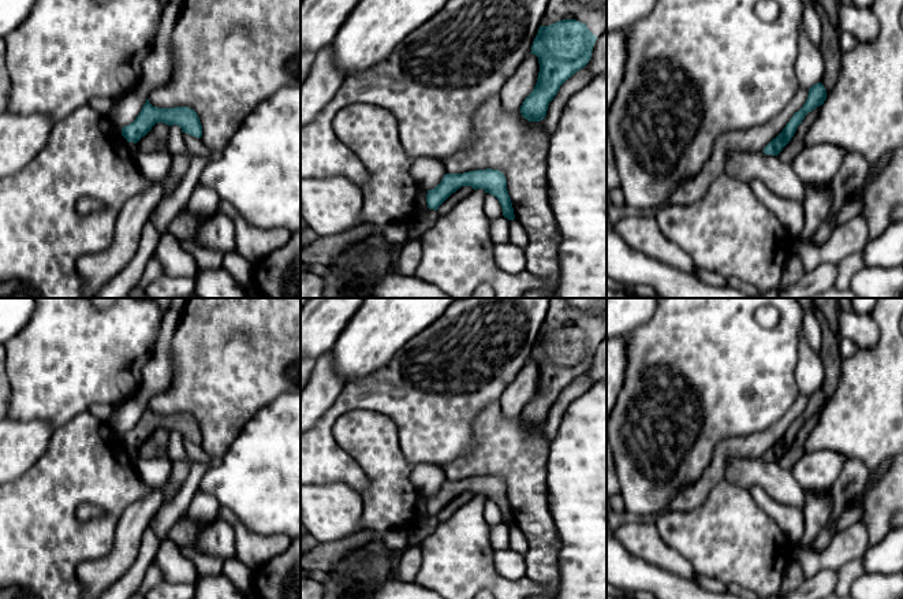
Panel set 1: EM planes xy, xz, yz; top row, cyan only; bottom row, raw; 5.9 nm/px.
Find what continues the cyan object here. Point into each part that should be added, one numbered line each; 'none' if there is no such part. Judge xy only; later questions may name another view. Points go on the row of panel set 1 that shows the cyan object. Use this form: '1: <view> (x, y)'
none

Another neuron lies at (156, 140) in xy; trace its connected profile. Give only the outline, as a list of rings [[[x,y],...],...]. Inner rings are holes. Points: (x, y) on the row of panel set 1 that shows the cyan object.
[[[156,123],[152,130],[142,137],[137,144],[137,153],[169,152],[167,145],[169,126],[165,123]]]

